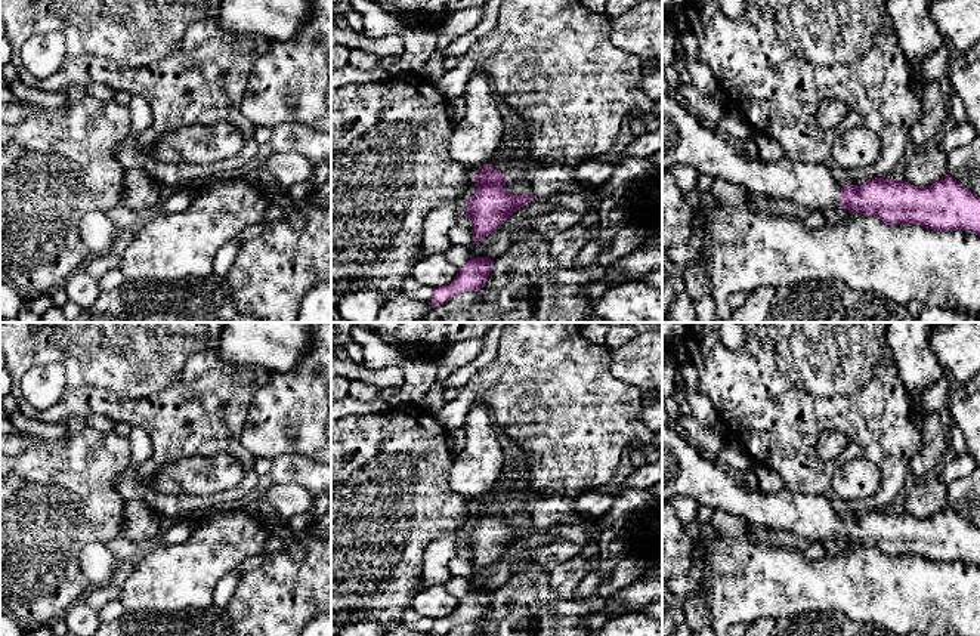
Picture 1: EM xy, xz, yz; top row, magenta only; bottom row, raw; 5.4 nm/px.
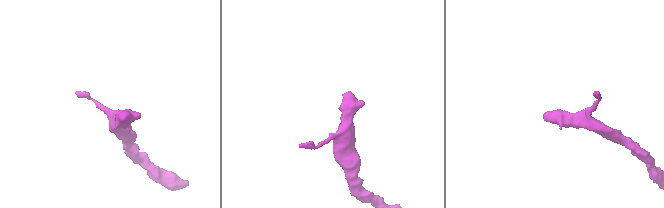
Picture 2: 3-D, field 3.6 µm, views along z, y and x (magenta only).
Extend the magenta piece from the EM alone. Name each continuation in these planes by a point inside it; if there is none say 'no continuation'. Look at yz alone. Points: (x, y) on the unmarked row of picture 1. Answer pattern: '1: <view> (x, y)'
1: yz (688, 472)

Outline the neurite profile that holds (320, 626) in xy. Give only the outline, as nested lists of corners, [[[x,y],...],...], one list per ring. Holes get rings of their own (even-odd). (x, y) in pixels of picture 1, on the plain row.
[[[331,611],[312,618],[300,636],[331,636]]]

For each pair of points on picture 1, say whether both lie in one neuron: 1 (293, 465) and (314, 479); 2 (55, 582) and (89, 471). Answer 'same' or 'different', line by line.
1: same
2: same

